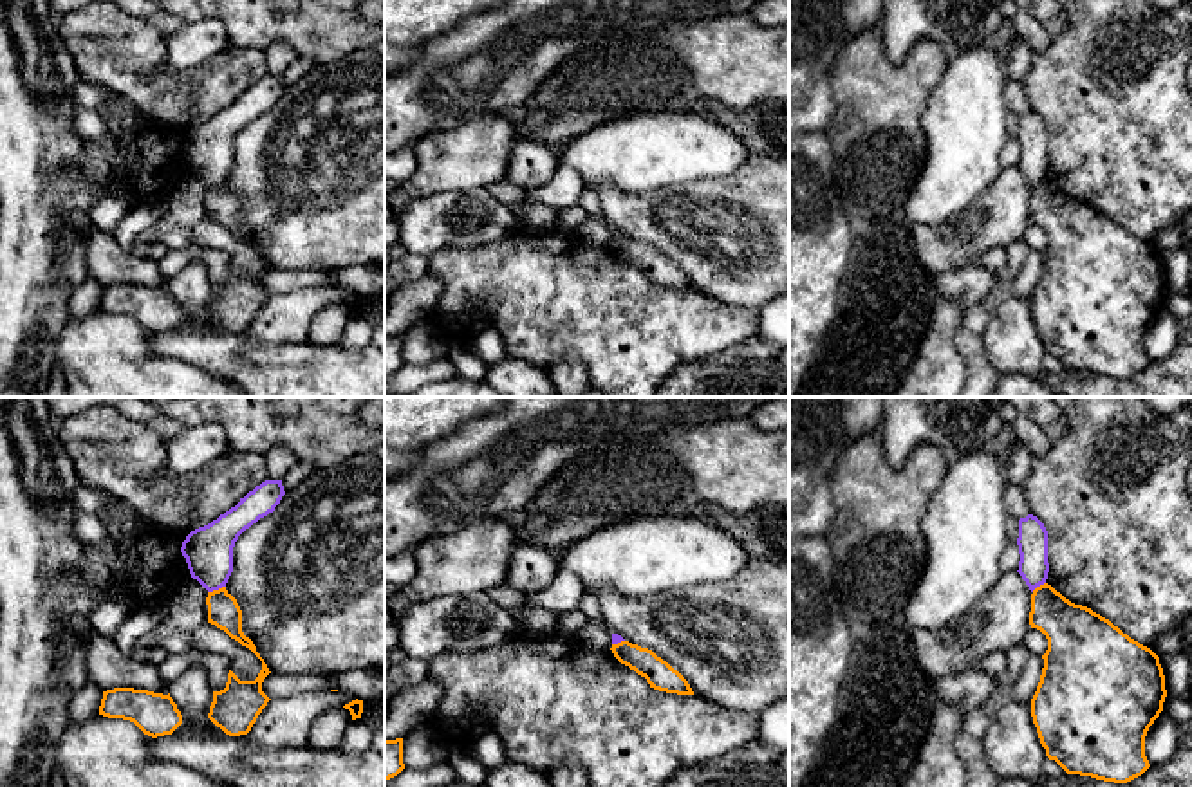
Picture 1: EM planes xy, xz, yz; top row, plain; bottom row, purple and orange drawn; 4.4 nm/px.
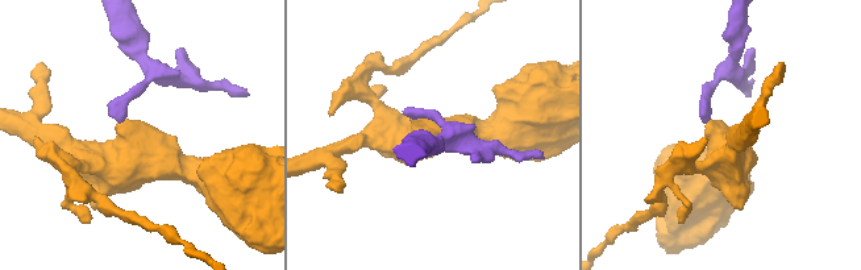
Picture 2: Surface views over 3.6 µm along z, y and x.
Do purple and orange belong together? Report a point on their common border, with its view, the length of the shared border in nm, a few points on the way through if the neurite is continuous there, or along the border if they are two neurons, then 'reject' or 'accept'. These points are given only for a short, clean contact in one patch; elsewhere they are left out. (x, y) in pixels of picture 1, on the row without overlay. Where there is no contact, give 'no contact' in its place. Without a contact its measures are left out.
contact xy (215, 185); length 90 nm; border xy (224, 181), (208, 188); reject

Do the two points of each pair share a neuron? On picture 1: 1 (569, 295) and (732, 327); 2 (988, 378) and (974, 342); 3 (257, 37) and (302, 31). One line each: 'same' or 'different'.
1: same
2: same
3: same

